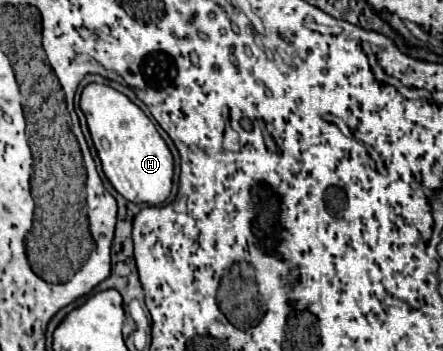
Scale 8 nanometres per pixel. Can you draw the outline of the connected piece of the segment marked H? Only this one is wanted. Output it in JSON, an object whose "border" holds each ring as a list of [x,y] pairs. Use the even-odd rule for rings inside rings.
{"border":[[[88,84],[80,98],[92,142],[110,184],[134,204],[162,204],[172,190],[174,158],[152,120],[128,96],[106,84]]]}

